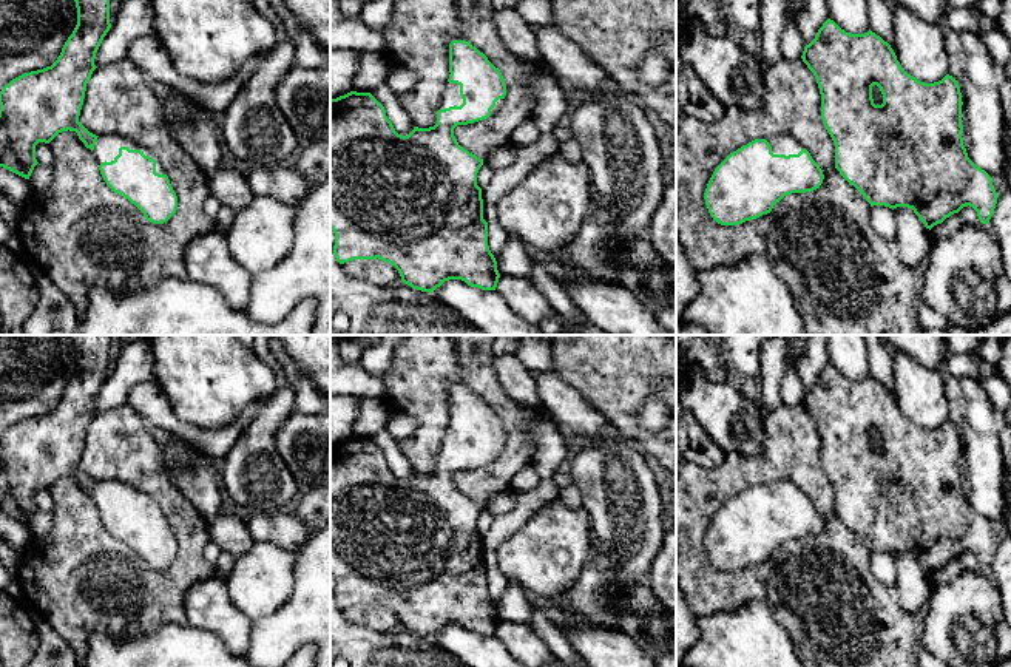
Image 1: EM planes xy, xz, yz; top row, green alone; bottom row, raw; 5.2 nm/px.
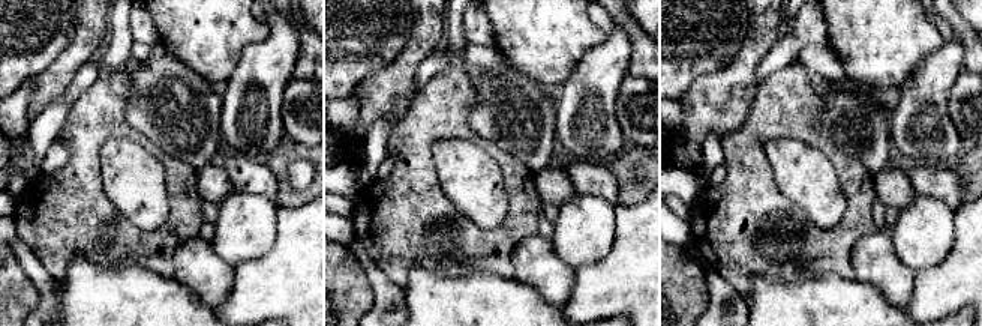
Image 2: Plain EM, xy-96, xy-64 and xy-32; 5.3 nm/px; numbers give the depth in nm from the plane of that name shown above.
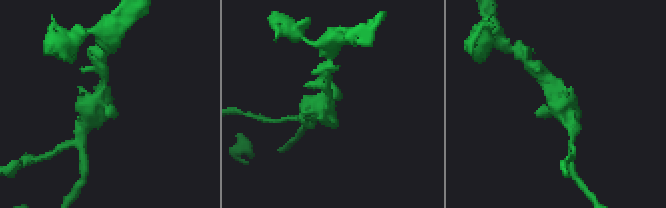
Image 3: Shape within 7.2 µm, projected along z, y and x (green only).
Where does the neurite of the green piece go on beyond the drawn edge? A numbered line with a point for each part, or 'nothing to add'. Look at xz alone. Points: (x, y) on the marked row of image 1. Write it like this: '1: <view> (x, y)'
1: xz (451, 96)

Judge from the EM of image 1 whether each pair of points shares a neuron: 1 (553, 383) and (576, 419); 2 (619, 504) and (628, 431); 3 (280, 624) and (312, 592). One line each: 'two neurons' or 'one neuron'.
1: one neuron
2: two neurons
3: one neuron

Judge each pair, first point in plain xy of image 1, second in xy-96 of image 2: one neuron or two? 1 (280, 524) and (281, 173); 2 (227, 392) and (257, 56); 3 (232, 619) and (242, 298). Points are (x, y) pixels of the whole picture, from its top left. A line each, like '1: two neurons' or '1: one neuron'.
1: two neurons
2: two neurons
3: two neurons

